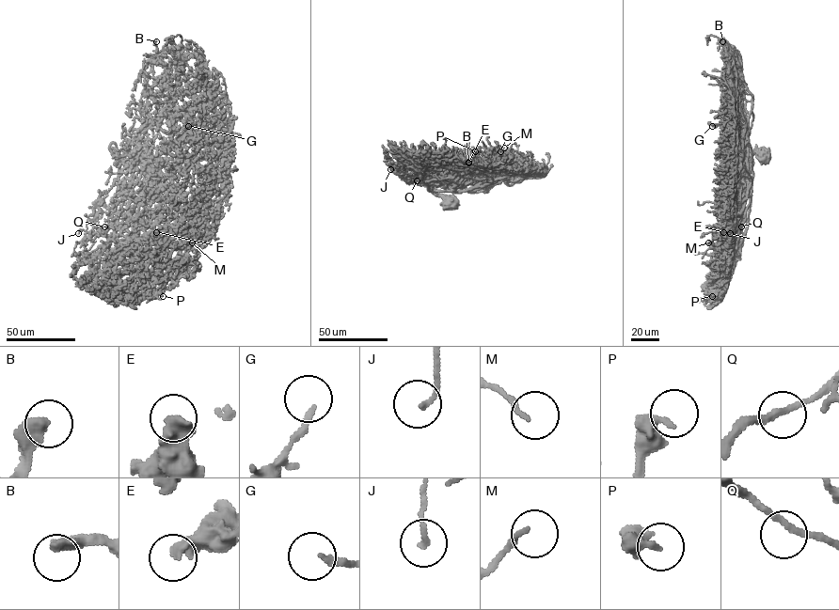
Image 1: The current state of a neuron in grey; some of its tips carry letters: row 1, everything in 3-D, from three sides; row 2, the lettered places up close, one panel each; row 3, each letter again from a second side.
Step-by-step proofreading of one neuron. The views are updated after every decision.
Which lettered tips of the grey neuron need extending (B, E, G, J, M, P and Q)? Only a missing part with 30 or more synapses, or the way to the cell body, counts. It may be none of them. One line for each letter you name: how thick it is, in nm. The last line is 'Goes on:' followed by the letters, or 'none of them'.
Goes on: none of them

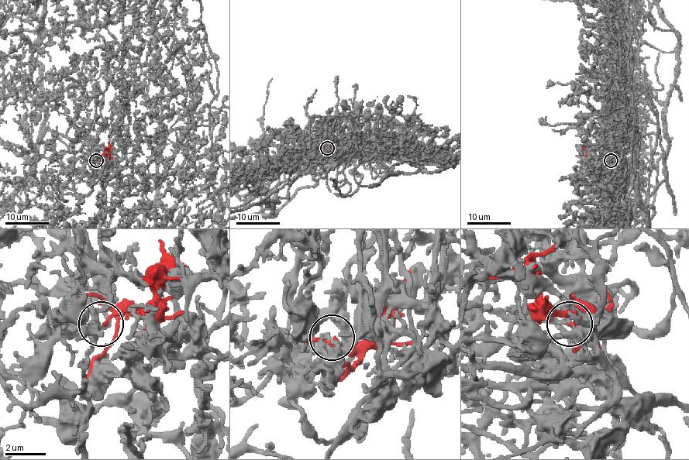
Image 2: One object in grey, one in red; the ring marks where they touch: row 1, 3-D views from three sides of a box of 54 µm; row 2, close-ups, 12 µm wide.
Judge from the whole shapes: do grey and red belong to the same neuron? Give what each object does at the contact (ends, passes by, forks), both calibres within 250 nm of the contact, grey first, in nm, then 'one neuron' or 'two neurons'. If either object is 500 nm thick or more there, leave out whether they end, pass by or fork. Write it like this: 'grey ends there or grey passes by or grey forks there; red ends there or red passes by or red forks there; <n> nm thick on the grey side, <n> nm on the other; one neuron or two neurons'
grey passes by; red ends there; 190 nm thick on the grey side, 140 nm on the other; two neurons

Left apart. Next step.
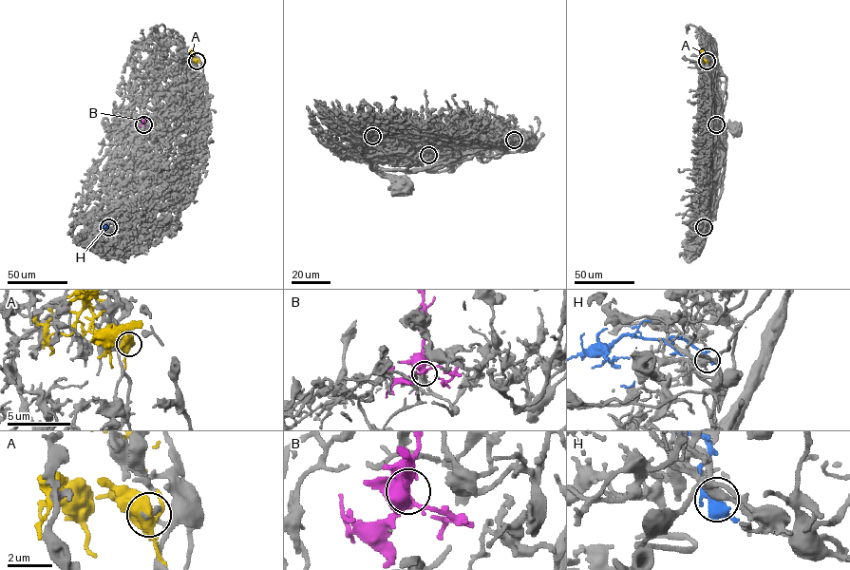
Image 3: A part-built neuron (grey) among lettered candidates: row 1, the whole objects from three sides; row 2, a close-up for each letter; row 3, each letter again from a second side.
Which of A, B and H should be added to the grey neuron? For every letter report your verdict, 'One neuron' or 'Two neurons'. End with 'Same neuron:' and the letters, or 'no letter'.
A: Two neurons
B: One neuron
H: Two neurons
Same neuron: B

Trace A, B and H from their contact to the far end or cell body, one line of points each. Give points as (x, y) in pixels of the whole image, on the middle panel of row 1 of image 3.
A: (514, 139), (508, 138), (508, 133), (504, 135), (501, 130)
B: (428, 155), (426, 139)
H: (371, 136), (368, 123), (362, 121), (368, 124)

